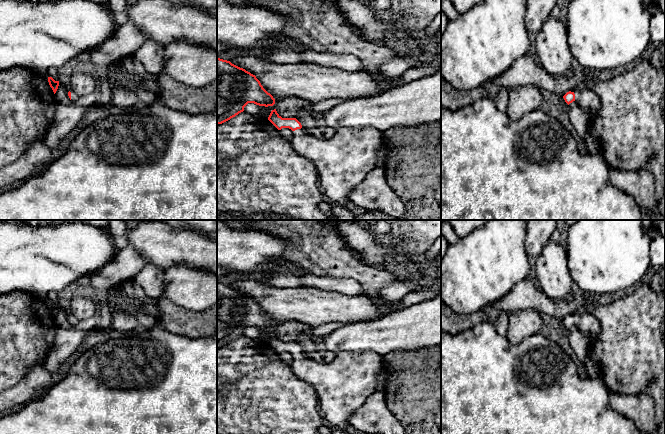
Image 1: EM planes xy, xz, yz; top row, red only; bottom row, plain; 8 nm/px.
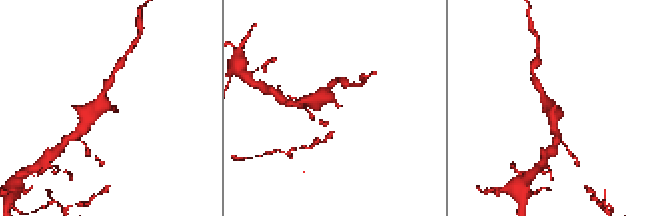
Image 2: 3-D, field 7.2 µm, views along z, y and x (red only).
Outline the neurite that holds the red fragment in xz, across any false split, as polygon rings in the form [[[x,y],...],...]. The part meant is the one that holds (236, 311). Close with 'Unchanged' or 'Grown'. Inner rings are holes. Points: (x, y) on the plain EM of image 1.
[[[217,282],[217,349],[243,336],[248,327],[268,331],[275,323],[255,299]]]. Unchanged

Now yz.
[[[590,311],[579,313],[575,316],[569,315],[563,322],[568,329],[573,325],[577,325],[589,343],[594,342],[600,334],[600,323]]]. Grown

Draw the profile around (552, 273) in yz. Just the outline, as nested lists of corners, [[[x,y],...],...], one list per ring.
[[[549,241],[535,258],[536,278],[541,290],[552,300],[561,301],[574,294],[574,283],[567,267],[566,249]]]

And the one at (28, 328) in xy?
[[[25,292],[0,294],[0,392],[15,386],[35,364],[45,364],[57,328],[47,300]]]

